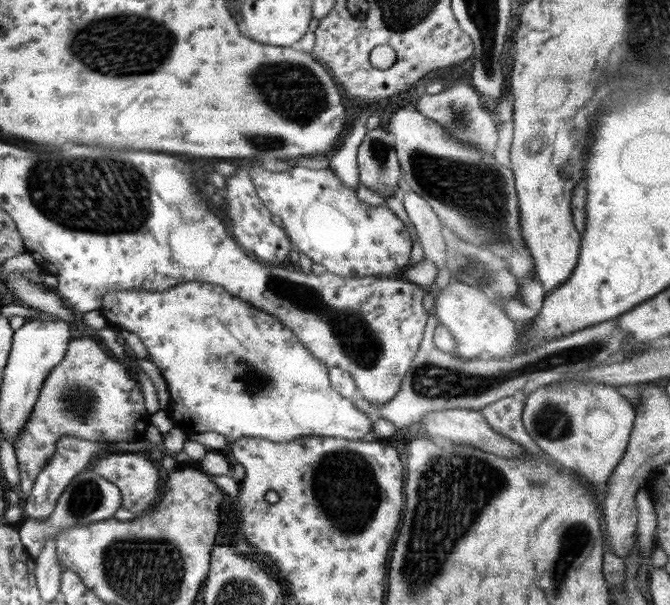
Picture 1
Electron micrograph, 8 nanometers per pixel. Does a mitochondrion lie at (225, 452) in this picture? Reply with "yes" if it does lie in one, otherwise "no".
no

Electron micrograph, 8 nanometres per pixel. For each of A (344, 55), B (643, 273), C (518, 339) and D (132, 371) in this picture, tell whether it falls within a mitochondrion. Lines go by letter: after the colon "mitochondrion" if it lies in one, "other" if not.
A: other
B: other
C: other
D: other

